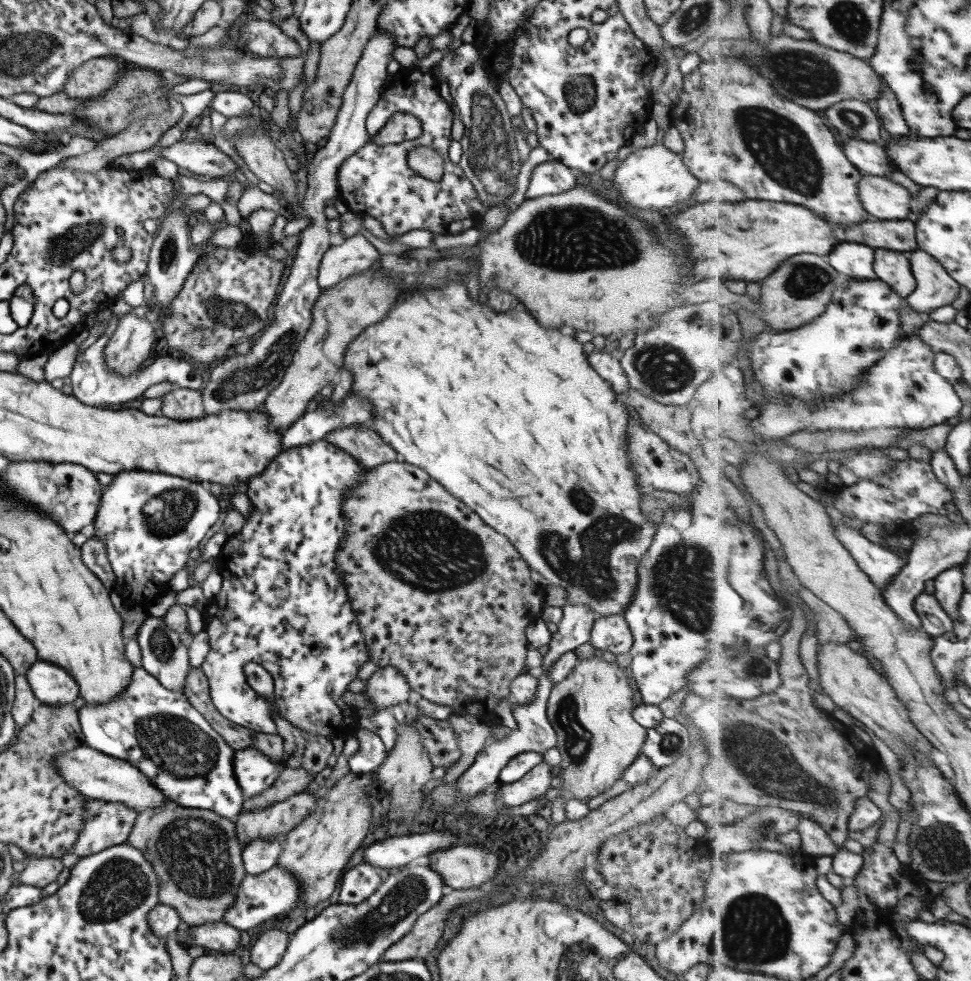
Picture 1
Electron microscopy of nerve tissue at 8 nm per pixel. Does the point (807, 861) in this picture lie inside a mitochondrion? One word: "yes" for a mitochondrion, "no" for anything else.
no

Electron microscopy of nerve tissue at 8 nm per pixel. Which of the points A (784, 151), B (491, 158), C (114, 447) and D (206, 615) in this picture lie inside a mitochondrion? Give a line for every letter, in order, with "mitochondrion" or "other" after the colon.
A: mitochondrion
B: mitochondrion
C: other
D: other

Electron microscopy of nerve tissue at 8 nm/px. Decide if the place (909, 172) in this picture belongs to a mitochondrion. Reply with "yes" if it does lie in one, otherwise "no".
no

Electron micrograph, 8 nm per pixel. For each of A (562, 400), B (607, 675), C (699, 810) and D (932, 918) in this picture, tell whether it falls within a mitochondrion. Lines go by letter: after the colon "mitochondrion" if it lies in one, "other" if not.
A: other
B: other
C: other
D: other

